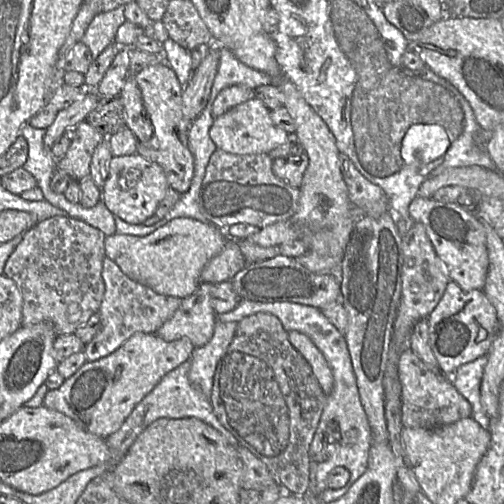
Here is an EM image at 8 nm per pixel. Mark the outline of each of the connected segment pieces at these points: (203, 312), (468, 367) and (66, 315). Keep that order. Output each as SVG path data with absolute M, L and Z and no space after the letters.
M201 282L193 294L182 299L179 308L155 334L167 342L188 339L195 348L206 345L217 320L208 295L212 286Z
M481 356L471 362L461 365L451 375L454 388L470 403L472 418L483 428L489 429L489 419L481 405L481 381L487 364L487 356Z
M54 216L26 231L5 263L3 274L12 279L23 298L21 326L51 323L57 336L74 334L101 306L104 239L99 229L69 216Z

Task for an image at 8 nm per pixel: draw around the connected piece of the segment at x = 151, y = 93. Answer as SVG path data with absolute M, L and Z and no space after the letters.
M166 62L148 66L132 74L153 126L152 137L146 142L137 142L137 154L159 164L165 172L169 187L183 194L189 189L194 175L194 157L188 146L188 134L193 121L188 121L182 112L184 87Z

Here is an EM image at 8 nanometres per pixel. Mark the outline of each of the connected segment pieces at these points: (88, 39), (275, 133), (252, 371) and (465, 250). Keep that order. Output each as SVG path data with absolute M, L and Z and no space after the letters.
M124 6L98 13L86 28L81 41L90 49L94 59L114 42L117 29L126 21Z
M254 97L216 117L209 130L209 136L217 149L237 155L268 154L283 145L288 133L276 126L270 117L270 110Z
M259 312L238 322L234 338L217 365L209 400L222 426L266 465L283 489L283 495L303 496L309 492L309 451L326 397L310 364L290 343L280 320L272 314Z
M418 196L409 205L411 219L425 227L437 256L447 267L450 280L465 290L482 290L489 267L486 231L476 213L454 203L442 203Z

